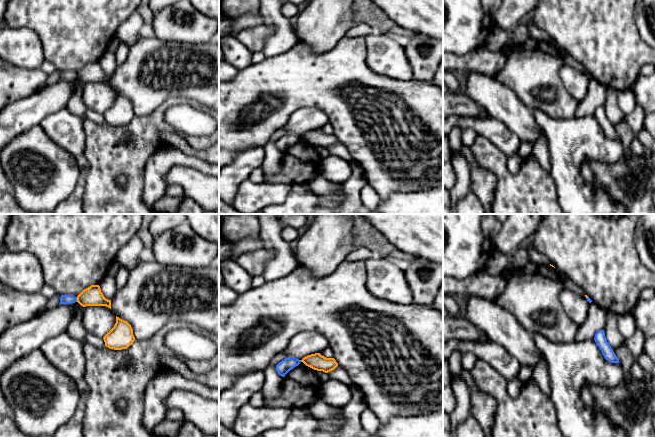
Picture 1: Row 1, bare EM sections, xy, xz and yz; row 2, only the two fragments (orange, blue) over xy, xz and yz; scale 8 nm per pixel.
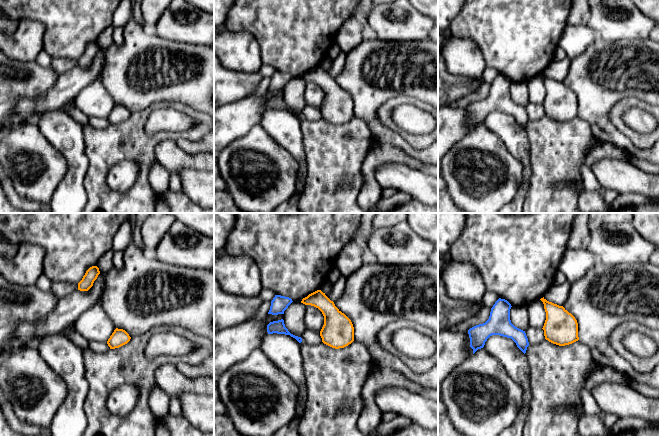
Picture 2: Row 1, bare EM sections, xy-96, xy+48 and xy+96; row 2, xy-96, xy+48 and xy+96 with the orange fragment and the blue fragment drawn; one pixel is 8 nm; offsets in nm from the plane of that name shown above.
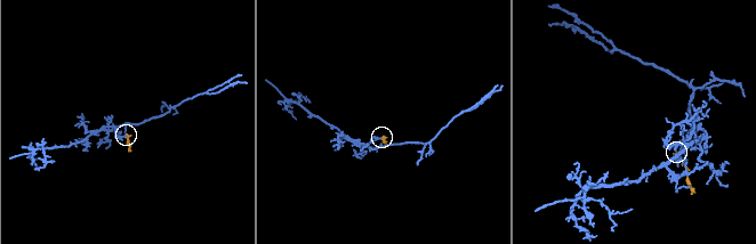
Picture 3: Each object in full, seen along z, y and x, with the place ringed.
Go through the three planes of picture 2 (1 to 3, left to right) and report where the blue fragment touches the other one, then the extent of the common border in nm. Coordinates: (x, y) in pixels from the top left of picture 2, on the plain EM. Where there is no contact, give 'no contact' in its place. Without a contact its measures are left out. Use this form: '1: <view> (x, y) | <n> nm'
1: no contact
2: no contact
3: no contact

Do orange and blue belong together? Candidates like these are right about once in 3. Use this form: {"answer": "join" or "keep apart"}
{"answer": "keep apart"}

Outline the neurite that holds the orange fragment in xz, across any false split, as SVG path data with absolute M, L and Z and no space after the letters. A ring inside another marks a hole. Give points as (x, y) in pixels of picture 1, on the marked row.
M320 353L308 355L304 357L301 362L314 370L323 371L325 373L334 370L338 366L334 358L326 358Z

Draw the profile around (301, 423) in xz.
M309 407L294 408L283 427L267 430L263 437L335 437L333 434L319 430L318 420L314 418Z

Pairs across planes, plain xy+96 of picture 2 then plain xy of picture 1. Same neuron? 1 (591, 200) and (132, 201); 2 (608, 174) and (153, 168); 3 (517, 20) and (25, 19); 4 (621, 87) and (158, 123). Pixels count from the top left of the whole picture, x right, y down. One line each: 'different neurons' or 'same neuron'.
1: different neurons
2: different neurons
3: same neuron
4: different neurons

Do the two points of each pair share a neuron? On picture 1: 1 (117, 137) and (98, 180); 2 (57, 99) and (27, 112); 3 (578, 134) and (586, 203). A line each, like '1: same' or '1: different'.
1: same
2: same
3: same

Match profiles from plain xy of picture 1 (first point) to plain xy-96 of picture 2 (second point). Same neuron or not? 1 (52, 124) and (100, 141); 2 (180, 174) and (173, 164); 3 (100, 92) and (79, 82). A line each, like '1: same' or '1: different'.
1: different
2: different
3: different

